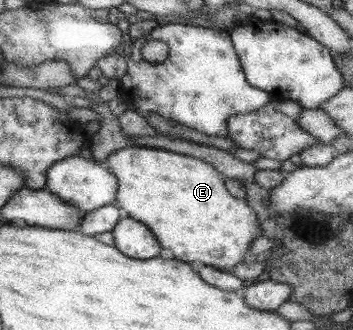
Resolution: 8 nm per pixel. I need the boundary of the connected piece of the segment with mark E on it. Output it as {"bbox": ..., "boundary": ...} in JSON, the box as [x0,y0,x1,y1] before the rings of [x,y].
{"bbox":[105,145,261,271],"boundary":[[[135,145],[109,153],[105,165],[117,178],[117,207],[131,219],[139,220],[149,227],[160,248],[171,251],[173,260],[185,264],[197,261],[204,266],[225,271],[249,259],[248,250],[257,237],[256,232],[261,231],[260,223],[244,198],[237,199],[225,190],[224,178],[205,160],[161,148]]]}

